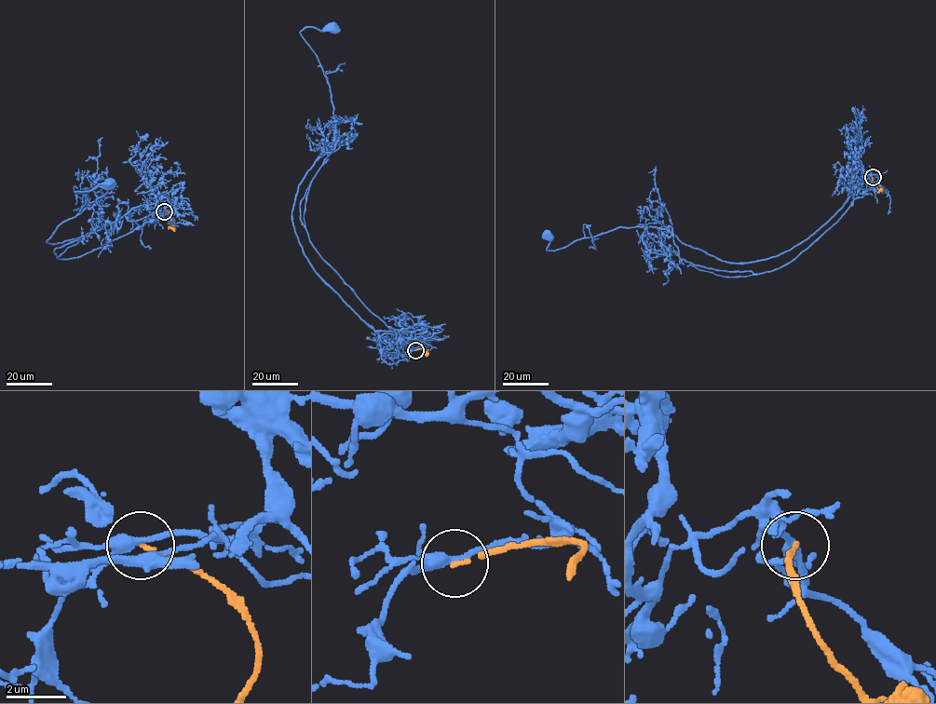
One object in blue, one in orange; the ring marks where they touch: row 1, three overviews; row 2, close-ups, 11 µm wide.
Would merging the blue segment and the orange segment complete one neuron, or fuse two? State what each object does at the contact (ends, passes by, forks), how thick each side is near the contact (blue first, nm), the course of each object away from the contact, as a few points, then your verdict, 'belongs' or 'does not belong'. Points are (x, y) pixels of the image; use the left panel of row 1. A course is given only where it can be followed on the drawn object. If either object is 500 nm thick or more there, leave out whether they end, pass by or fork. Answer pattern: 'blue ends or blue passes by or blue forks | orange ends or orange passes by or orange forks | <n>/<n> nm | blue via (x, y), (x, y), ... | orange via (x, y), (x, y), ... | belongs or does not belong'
blue forks | orange ends | 260/90 nm | blue via (163, 212), (124, 216), (48, 243), (62, 222), (103, 196), (74, 192), (108, 182) | orange via (164, 212), (171, 217), (171, 227), (175, 231) | does not belong

